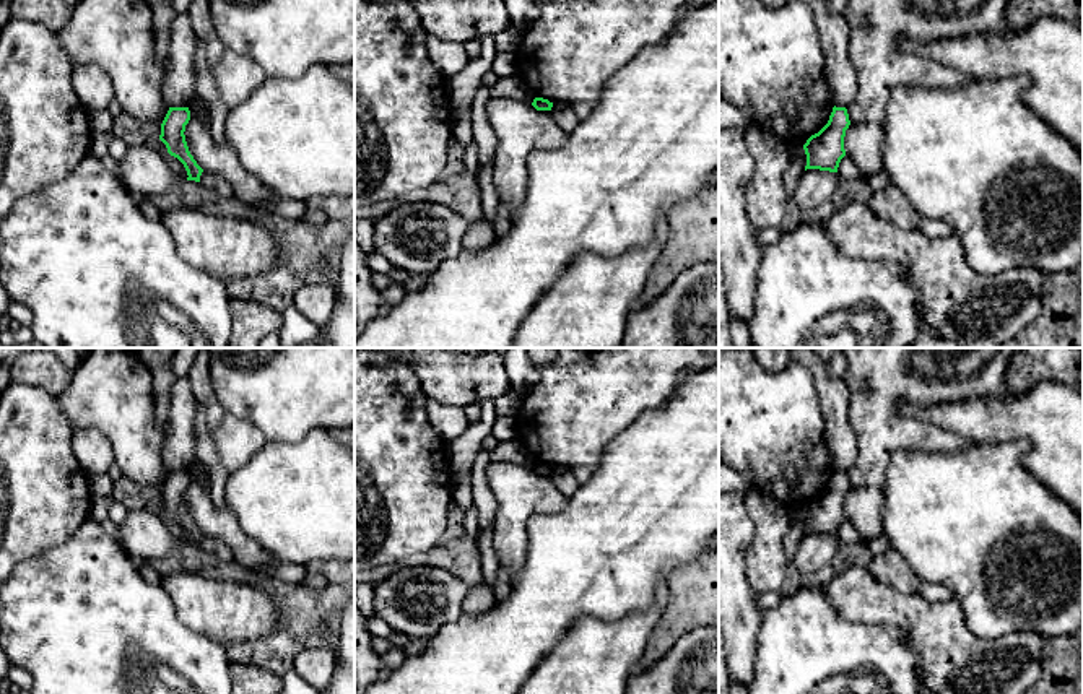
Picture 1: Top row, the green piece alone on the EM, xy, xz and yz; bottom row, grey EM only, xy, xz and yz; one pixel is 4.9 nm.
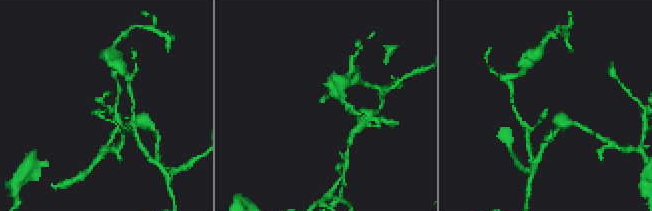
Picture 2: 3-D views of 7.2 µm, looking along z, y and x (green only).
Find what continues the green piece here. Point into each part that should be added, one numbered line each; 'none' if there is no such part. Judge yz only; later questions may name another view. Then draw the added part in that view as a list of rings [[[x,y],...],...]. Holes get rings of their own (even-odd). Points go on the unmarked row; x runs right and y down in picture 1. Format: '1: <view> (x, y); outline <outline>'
none

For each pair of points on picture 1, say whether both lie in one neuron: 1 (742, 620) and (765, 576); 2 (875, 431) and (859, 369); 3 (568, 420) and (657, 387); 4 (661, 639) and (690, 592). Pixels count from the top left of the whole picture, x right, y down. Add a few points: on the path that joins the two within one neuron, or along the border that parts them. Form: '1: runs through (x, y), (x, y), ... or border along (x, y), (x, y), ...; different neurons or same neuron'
1: border along (745, 555), (745, 577), (756, 592); different neurons
2: runs through (875, 415), (875, 382); same neuron
3: runs through (591, 397), (600, 387), (635, 387); same neuron
4: runs through (670, 628), (690, 603); same neuron

